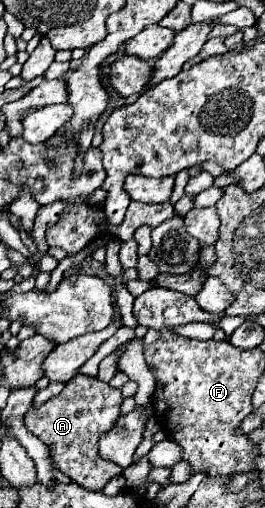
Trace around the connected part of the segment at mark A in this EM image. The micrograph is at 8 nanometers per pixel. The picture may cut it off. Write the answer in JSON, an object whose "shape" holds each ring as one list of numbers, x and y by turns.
{"shape":[[77,375,65,385,59,395,51,397,41,407,29,409,25,415,25,425,45,445,53,447,55,465,65,475,69,475,77,483,83,483,83,487,87,489,103,489,111,477,121,475,123,471,113,461,103,459,97,449,99,433,109,431,111,423,115,423,115,419,119,417,121,401,121,389,113,389,109,383,99,381,97,377]]}

